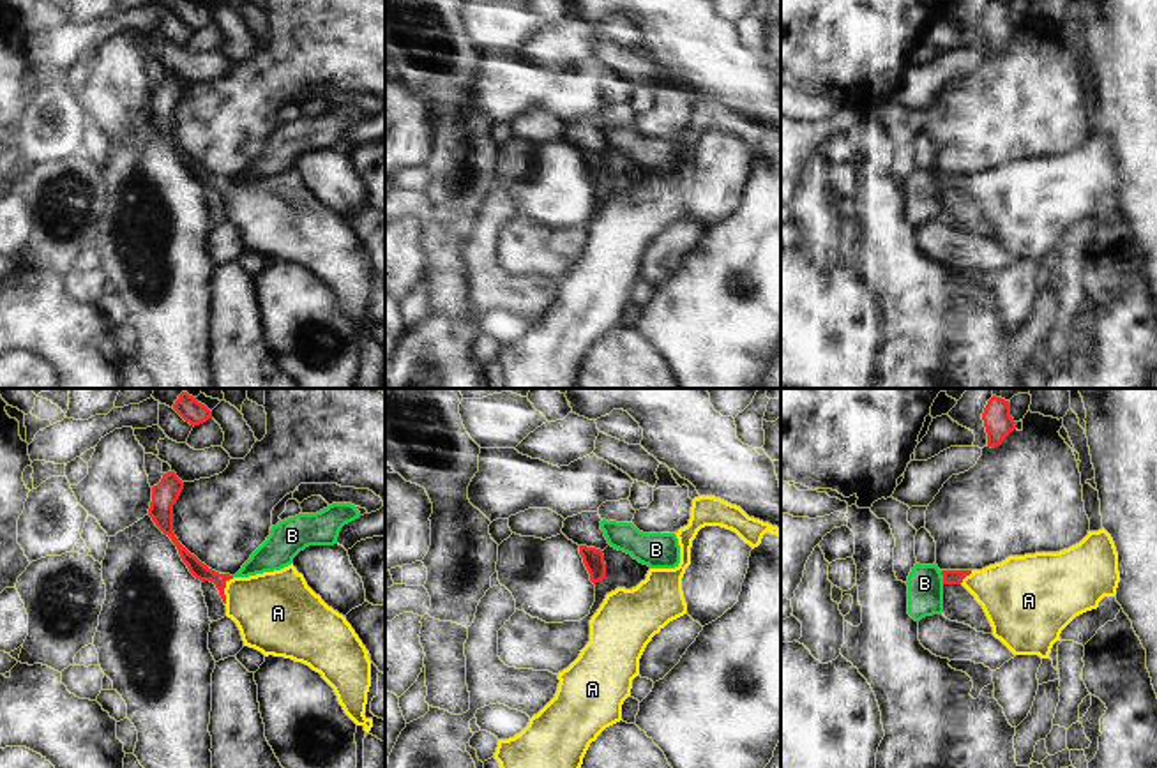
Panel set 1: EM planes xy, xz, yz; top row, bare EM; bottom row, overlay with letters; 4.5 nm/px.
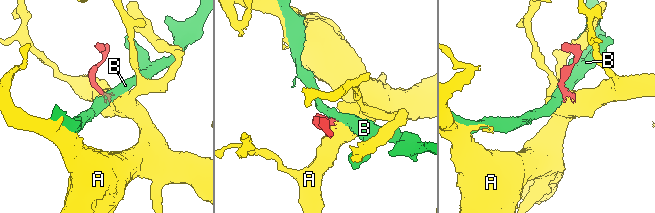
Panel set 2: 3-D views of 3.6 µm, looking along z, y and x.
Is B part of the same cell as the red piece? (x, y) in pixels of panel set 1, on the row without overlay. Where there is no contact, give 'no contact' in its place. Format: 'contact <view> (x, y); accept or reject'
contact yz (944, 186); reject

